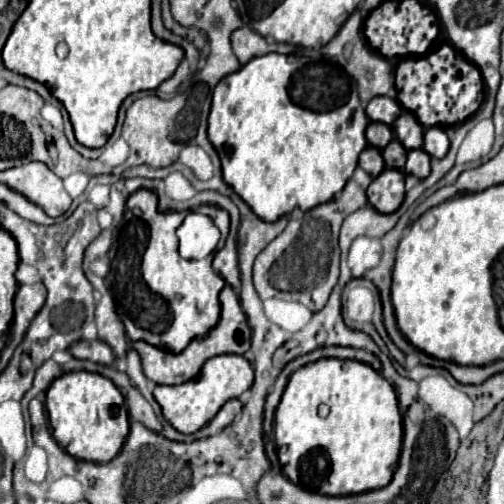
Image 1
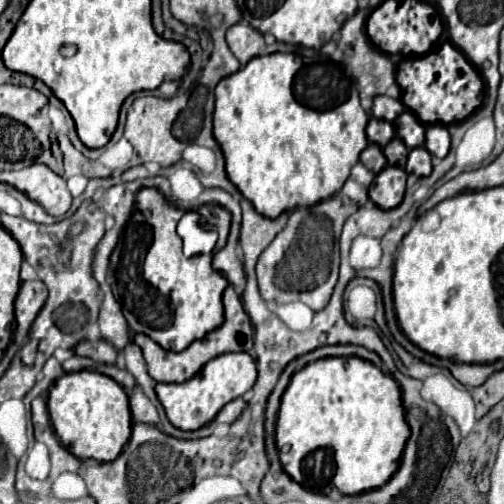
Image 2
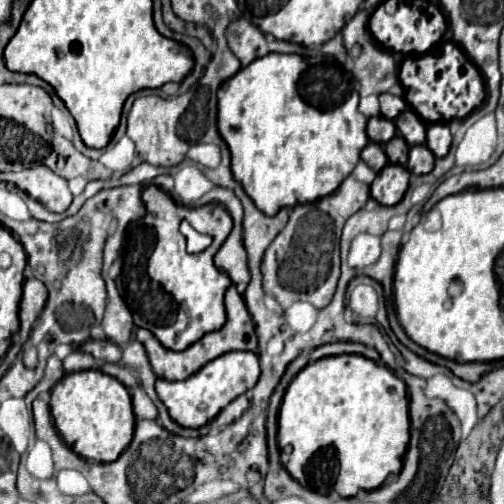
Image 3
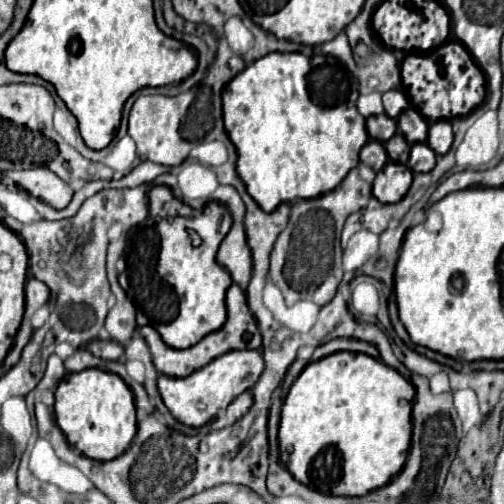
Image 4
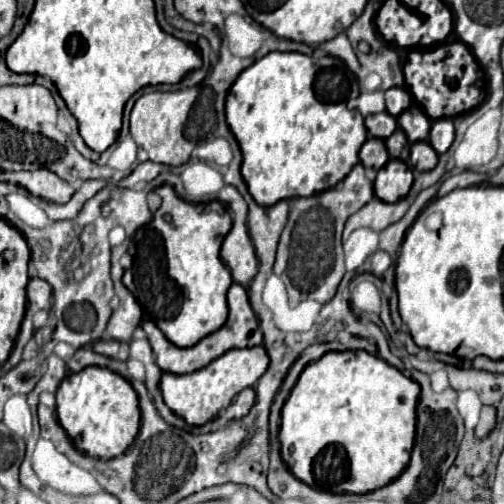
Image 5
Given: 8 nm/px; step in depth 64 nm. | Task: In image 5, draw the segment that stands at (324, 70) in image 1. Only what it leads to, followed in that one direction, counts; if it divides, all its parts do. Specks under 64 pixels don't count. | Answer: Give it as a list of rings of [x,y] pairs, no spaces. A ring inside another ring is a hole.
[[[270,52],[238,76],[226,98],[226,120],[244,156],[242,176],[258,204],[272,206],[284,198],[312,196],[334,188],[358,164],[360,146],[368,140],[364,116],[356,108],[358,94],[356,76],[332,56],[316,62],[300,52]]]

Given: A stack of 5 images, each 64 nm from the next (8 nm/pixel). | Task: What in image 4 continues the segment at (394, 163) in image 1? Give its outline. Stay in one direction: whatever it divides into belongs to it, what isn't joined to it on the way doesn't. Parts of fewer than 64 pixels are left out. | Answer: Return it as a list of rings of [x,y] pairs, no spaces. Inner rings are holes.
[[[400,132],[396,136],[392,136],[392,140],[388,140],[384,146],[386,146],[386,152],[392,162],[400,162],[400,164],[408,162],[410,144],[408,144],[408,140],[404,140],[404,136],[400,136]]]

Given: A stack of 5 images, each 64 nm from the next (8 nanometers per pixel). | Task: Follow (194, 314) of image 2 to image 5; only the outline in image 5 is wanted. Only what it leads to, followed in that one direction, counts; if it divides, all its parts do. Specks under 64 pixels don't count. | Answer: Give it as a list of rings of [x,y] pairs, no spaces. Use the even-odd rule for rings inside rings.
[[[170,184],[158,186],[156,194],[162,198],[162,206],[154,214],[152,222],[142,226],[132,238],[130,254],[134,256],[134,264],[130,270],[126,270],[124,284],[140,302],[144,314],[154,320],[154,324],[166,334],[166,338],[176,346],[186,348],[222,328],[228,318],[226,292],[232,284],[232,274],[220,258],[220,246],[224,236],[232,228],[232,216],[220,200],[212,200],[206,204],[190,204],[182,200],[180,196],[176,196]]]

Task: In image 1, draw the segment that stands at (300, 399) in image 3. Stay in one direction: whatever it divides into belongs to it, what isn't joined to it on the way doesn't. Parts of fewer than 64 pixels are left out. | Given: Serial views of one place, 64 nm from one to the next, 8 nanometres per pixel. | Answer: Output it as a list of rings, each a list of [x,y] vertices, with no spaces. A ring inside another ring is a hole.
[[[320,358],[290,376],[276,408],[274,436],[282,472],[308,492],[348,496],[382,488],[398,466],[404,436],[396,390],[370,364]],[[320,404],[330,406],[326,418],[318,416]]]

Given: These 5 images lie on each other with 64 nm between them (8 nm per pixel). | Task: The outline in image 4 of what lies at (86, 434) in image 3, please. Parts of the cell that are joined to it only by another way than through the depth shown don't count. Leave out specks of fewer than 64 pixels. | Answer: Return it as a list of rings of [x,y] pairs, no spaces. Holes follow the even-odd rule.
[[[100,368],[66,374],[56,390],[54,414],[70,446],[92,460],[112,460],[120,456],[136,434],[136,406],[130,386],[118,374]]]

